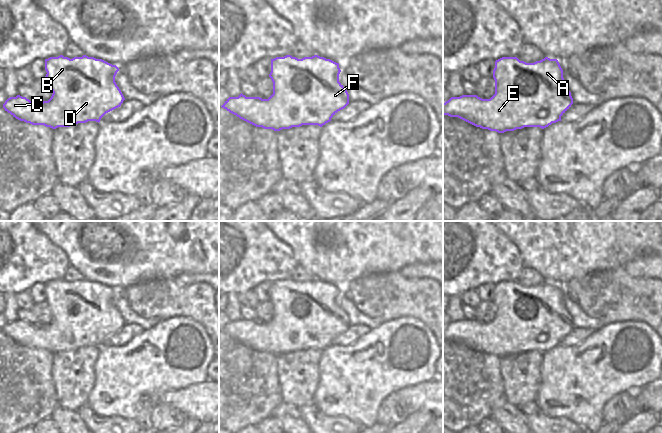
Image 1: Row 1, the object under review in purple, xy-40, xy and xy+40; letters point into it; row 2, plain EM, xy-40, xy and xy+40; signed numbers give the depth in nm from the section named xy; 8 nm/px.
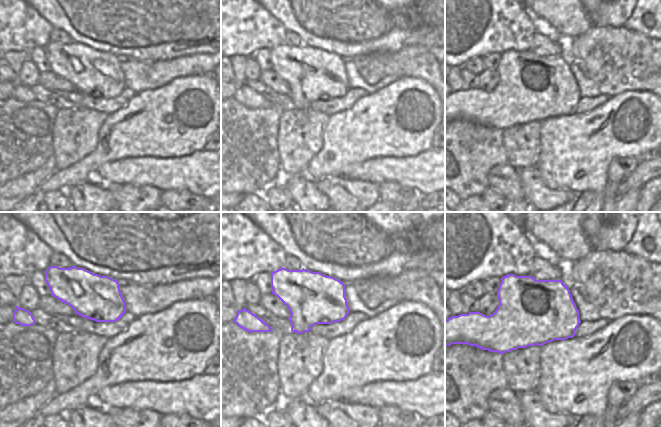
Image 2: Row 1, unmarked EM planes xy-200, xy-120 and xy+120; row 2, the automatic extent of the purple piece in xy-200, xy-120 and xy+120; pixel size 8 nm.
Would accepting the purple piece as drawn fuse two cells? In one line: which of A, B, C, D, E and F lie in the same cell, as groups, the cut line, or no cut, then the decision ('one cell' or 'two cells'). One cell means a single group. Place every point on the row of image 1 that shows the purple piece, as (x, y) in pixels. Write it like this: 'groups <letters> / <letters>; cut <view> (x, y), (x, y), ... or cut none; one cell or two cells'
groups A B C D E F; cut none; one cell

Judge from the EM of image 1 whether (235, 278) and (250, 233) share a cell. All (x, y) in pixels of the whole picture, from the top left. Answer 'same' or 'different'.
same

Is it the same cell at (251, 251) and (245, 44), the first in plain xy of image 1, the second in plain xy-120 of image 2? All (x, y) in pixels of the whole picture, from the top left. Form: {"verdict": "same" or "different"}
{"verdict": "same"}

